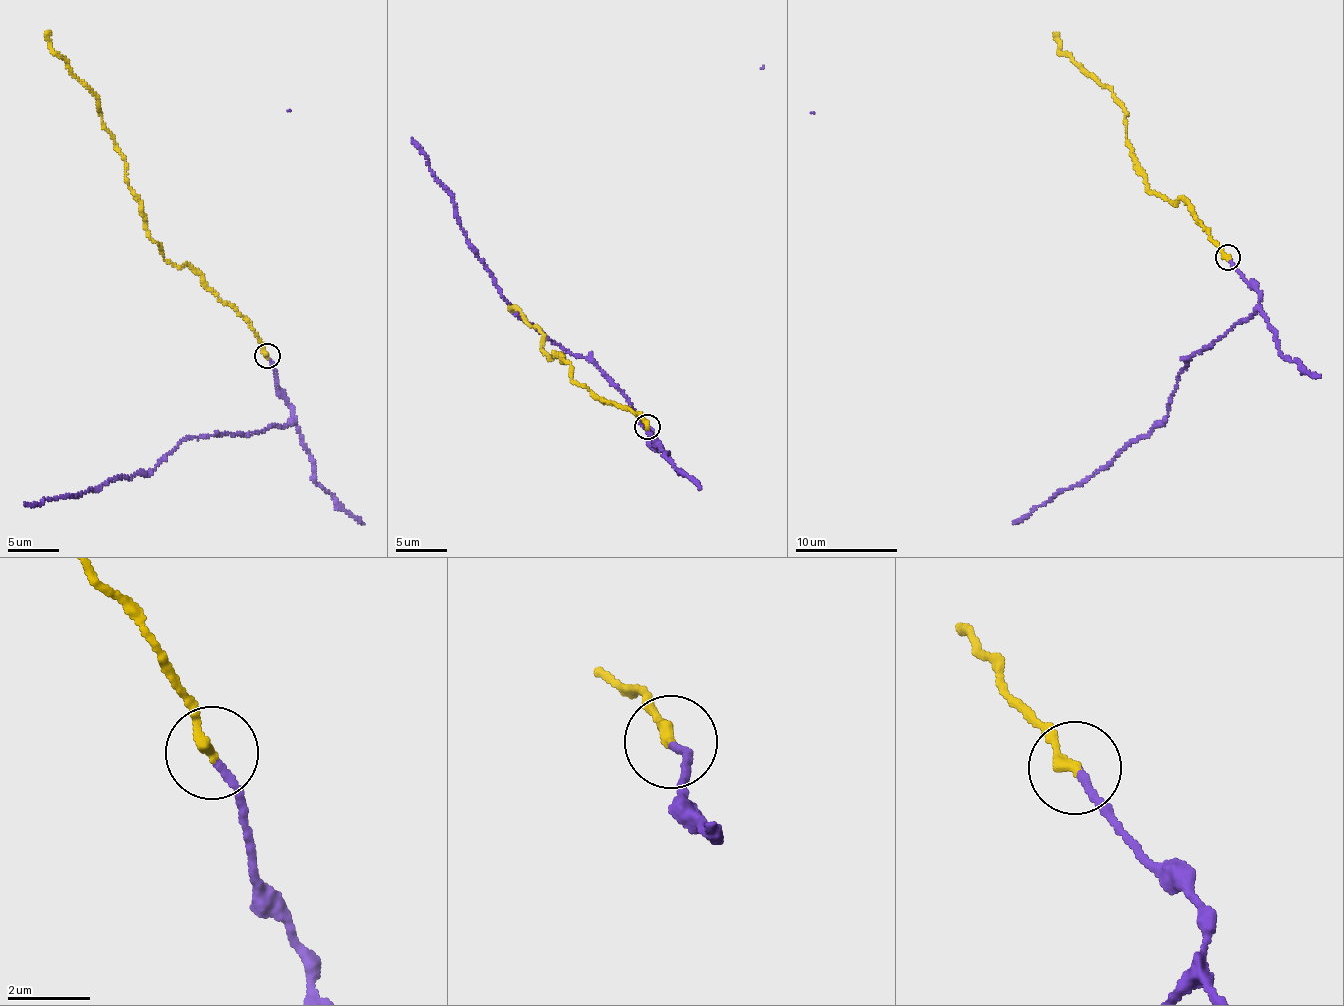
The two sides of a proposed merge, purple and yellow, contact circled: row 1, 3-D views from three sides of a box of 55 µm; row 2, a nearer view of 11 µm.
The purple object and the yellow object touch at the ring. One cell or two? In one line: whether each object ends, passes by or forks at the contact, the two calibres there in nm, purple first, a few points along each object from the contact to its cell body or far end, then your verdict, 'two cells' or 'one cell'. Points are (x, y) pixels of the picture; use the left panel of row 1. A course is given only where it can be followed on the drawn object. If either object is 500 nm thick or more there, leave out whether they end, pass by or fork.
purple ends; yellow ends; calibres 150 and 280 nm; course purple (268, 357), (276, 391), (291, 407), (287, 425), (189, 437), (158, 466), (82, 494), (24, 505); course yellow (267, 356), (249, 324), (149, 236), (95, 95), (53, 49), (50, 31); one cell

